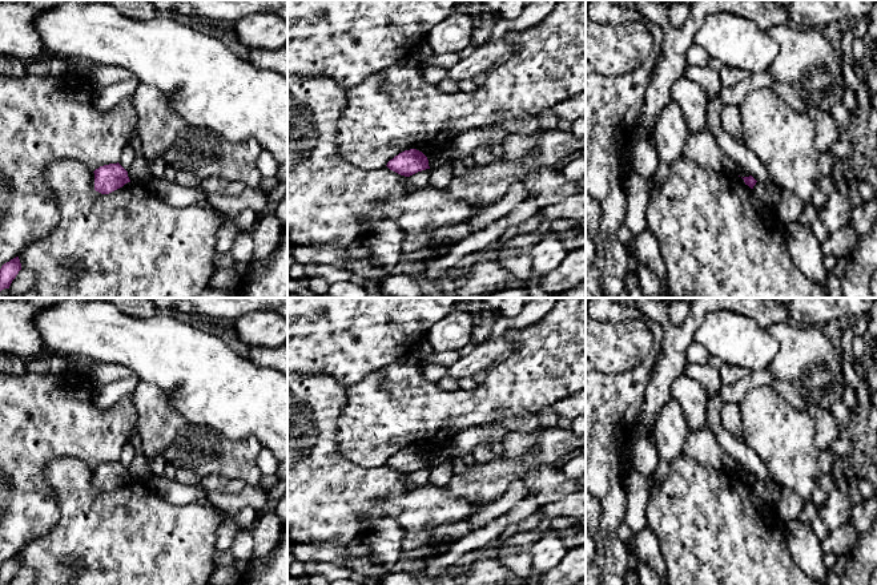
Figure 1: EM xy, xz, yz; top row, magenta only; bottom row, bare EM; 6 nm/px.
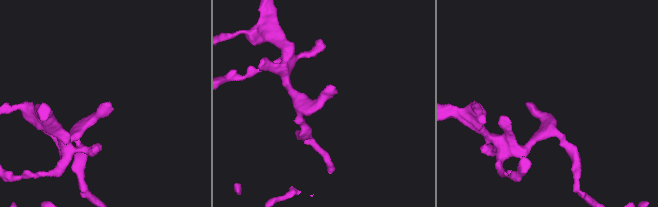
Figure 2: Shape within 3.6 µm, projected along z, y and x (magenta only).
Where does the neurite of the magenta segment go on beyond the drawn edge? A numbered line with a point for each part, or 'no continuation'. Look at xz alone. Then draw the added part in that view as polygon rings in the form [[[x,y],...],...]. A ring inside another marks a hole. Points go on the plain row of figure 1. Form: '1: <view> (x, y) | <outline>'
no continuation

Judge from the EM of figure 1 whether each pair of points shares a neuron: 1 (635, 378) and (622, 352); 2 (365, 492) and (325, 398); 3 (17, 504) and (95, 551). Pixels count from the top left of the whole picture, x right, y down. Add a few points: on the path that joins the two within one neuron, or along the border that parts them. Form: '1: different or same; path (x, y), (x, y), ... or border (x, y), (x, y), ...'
1: different; border (652, 347), (626, 371), (599, 370)
2: same; path (340, 472), (324, 456), (324, 423)
3: different; border (53, 493), (59, 520), (28, 544)

